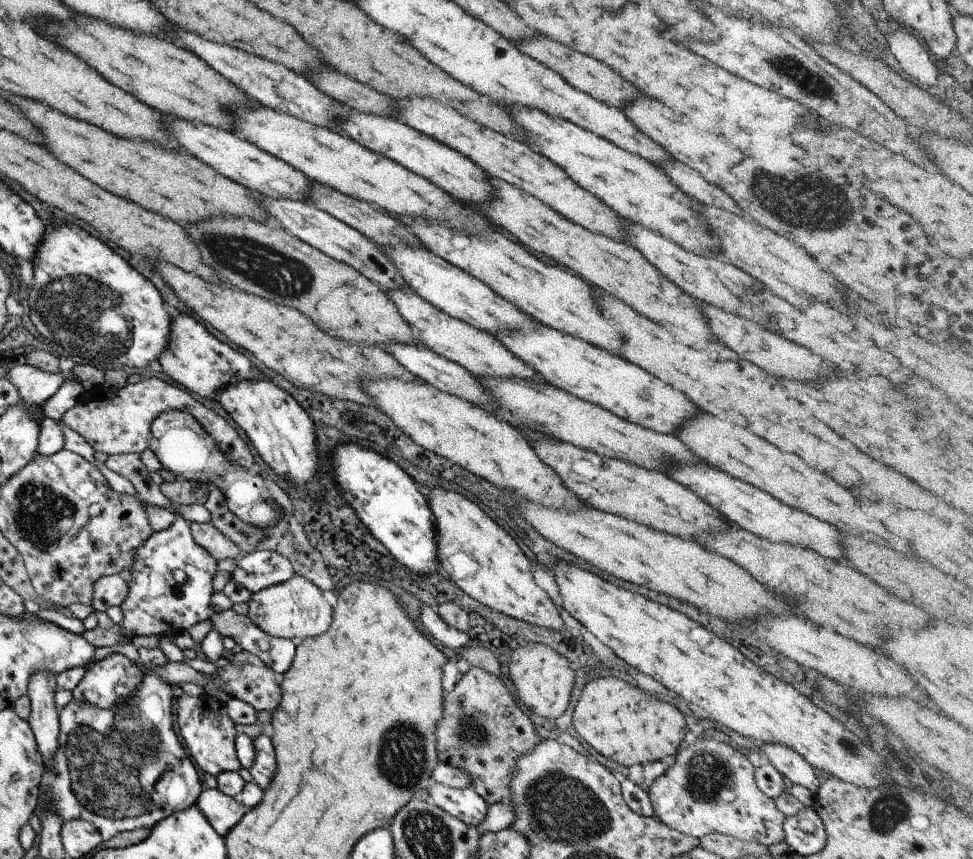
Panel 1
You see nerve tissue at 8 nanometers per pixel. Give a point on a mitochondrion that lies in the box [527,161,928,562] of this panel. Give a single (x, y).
(808, 205)

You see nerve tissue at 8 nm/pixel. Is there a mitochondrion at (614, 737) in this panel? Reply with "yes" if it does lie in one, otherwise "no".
no

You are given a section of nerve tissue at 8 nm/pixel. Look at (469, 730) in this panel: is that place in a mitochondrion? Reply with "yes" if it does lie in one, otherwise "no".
yes

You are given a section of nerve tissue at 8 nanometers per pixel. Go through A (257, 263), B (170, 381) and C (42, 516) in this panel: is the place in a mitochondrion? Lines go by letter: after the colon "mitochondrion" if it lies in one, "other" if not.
A: mitochondrion
B: other
C: mitochondrion

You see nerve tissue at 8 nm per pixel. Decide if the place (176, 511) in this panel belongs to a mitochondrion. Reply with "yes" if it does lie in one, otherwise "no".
no

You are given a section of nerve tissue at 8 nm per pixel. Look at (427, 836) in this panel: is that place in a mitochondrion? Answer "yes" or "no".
yes

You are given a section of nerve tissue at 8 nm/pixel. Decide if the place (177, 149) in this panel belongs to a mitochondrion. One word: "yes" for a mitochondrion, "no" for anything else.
no

